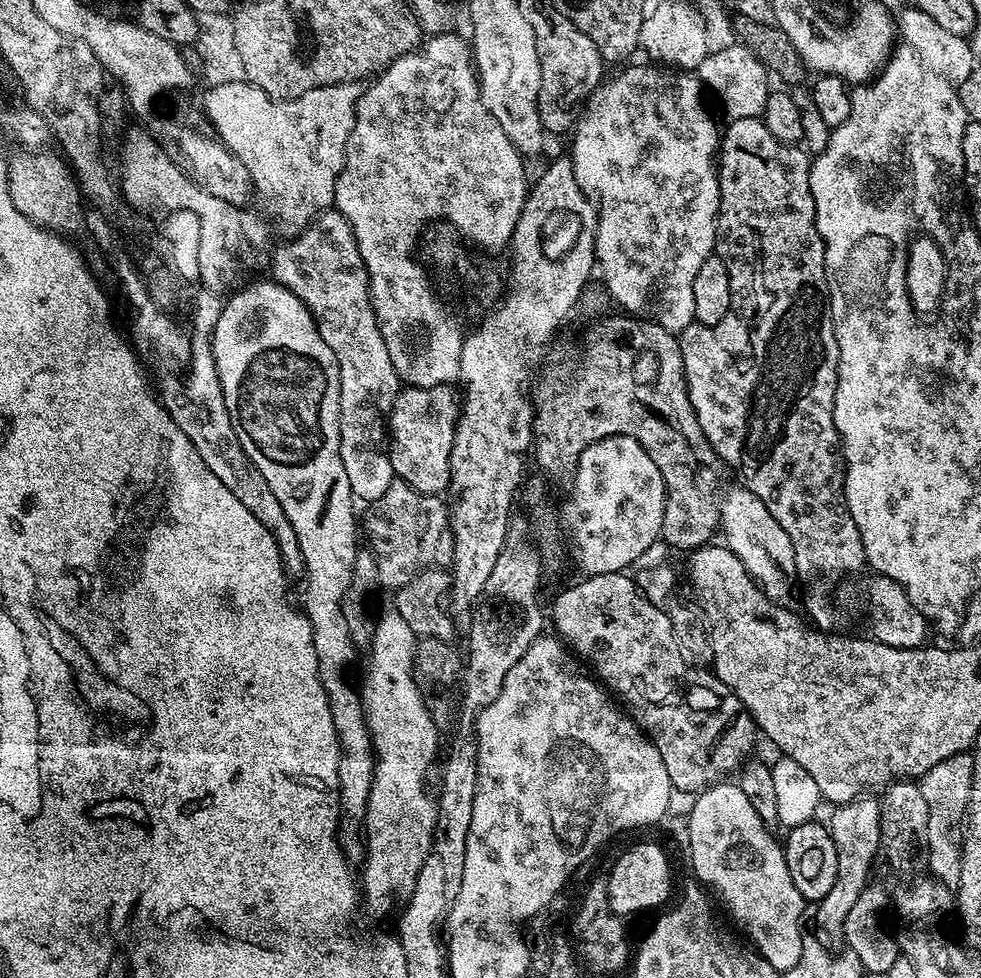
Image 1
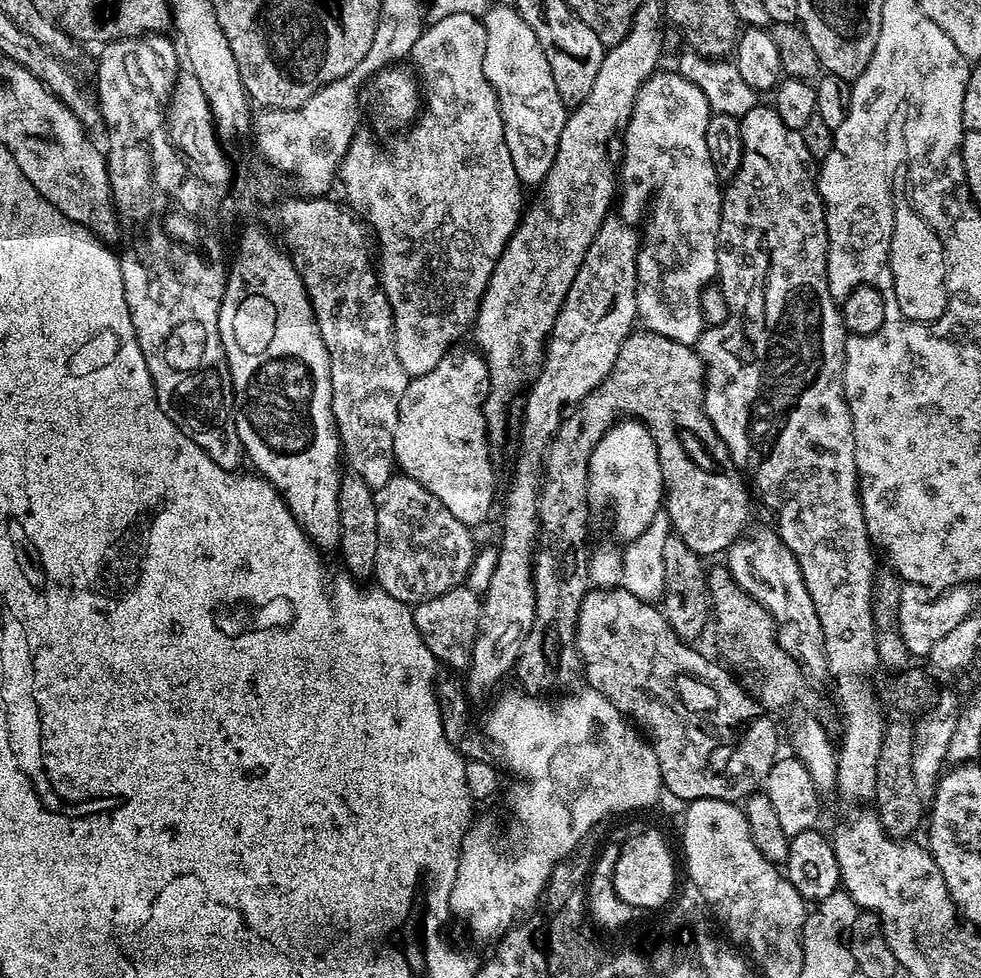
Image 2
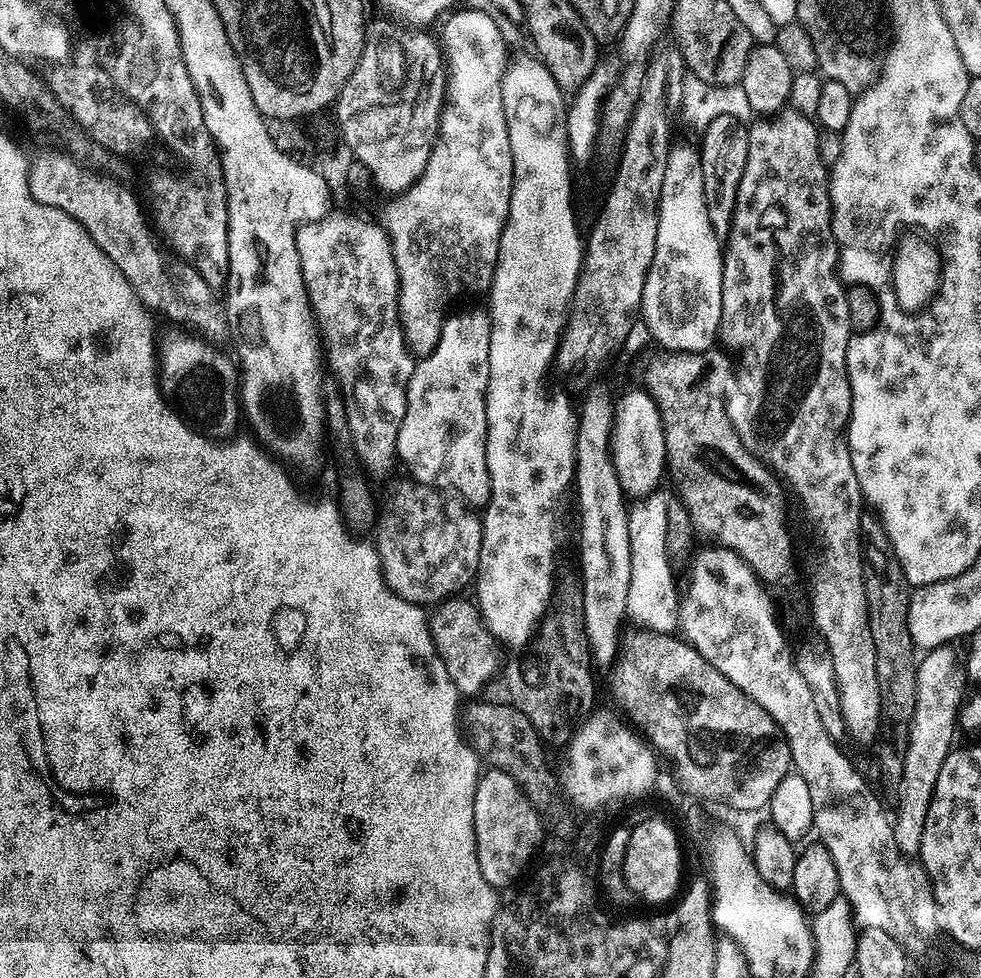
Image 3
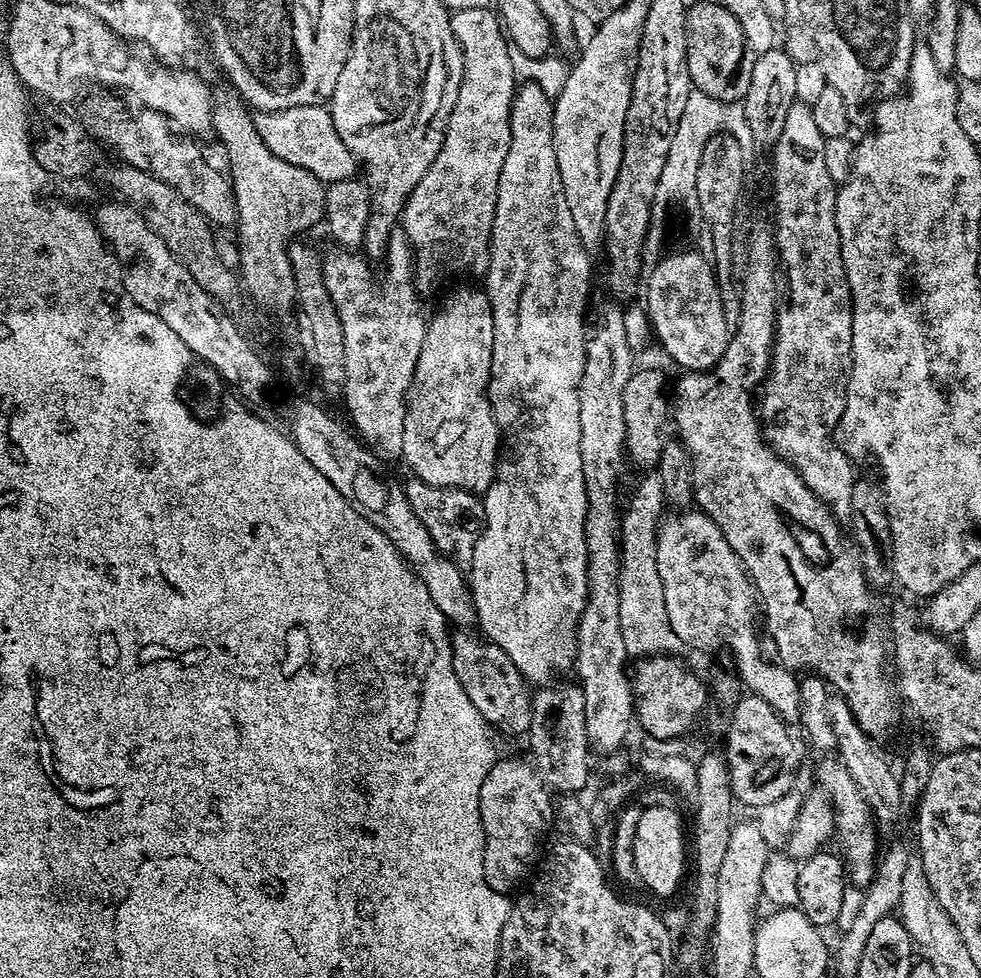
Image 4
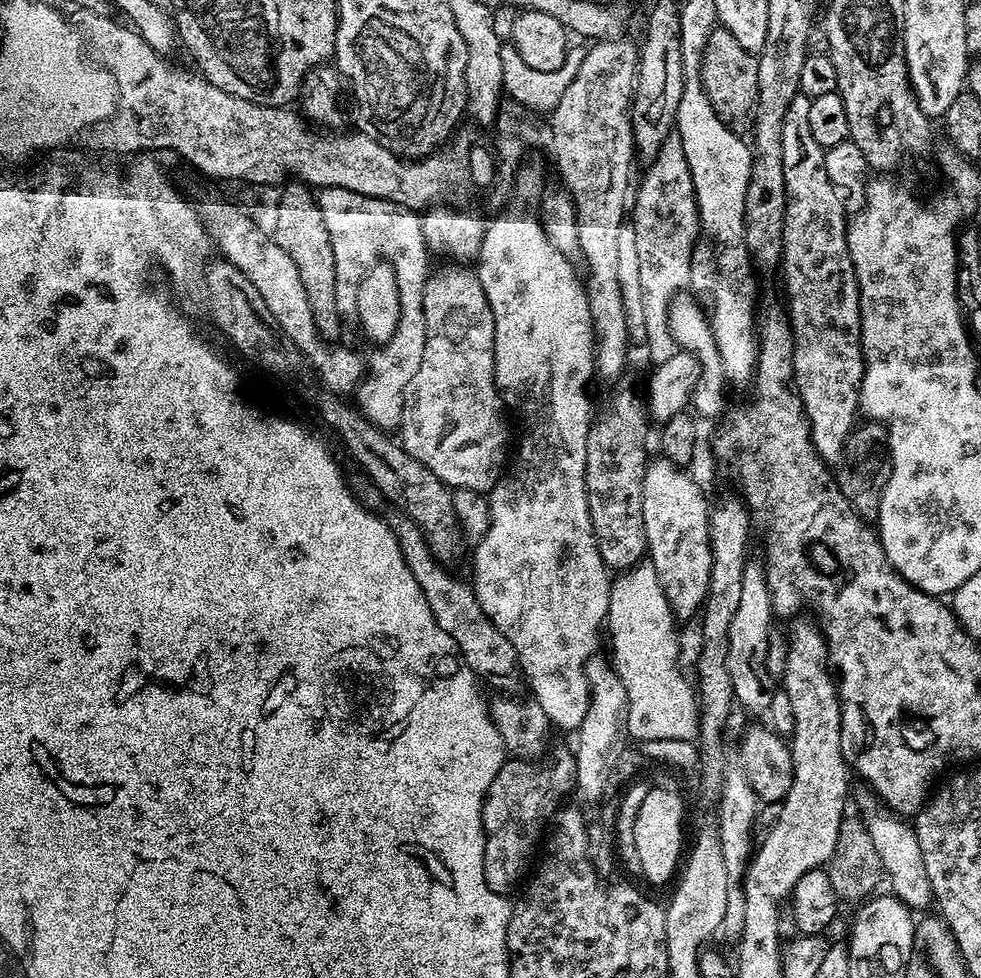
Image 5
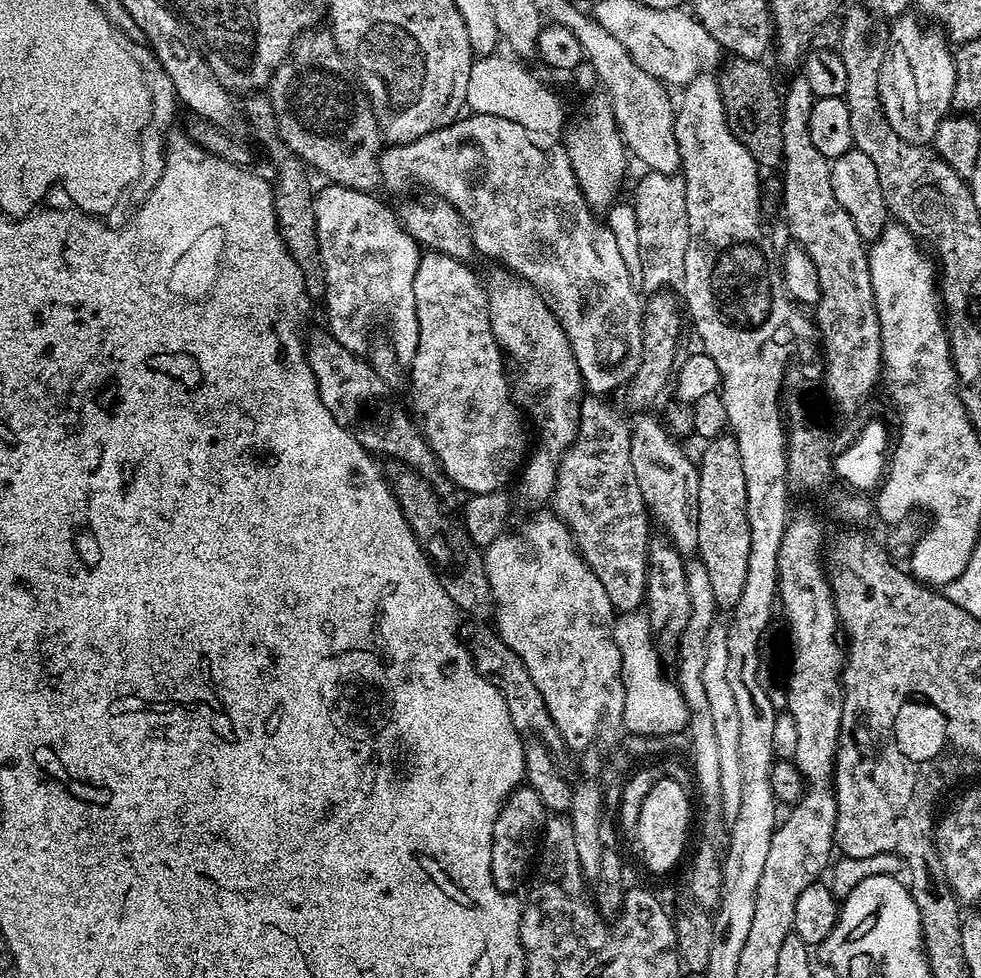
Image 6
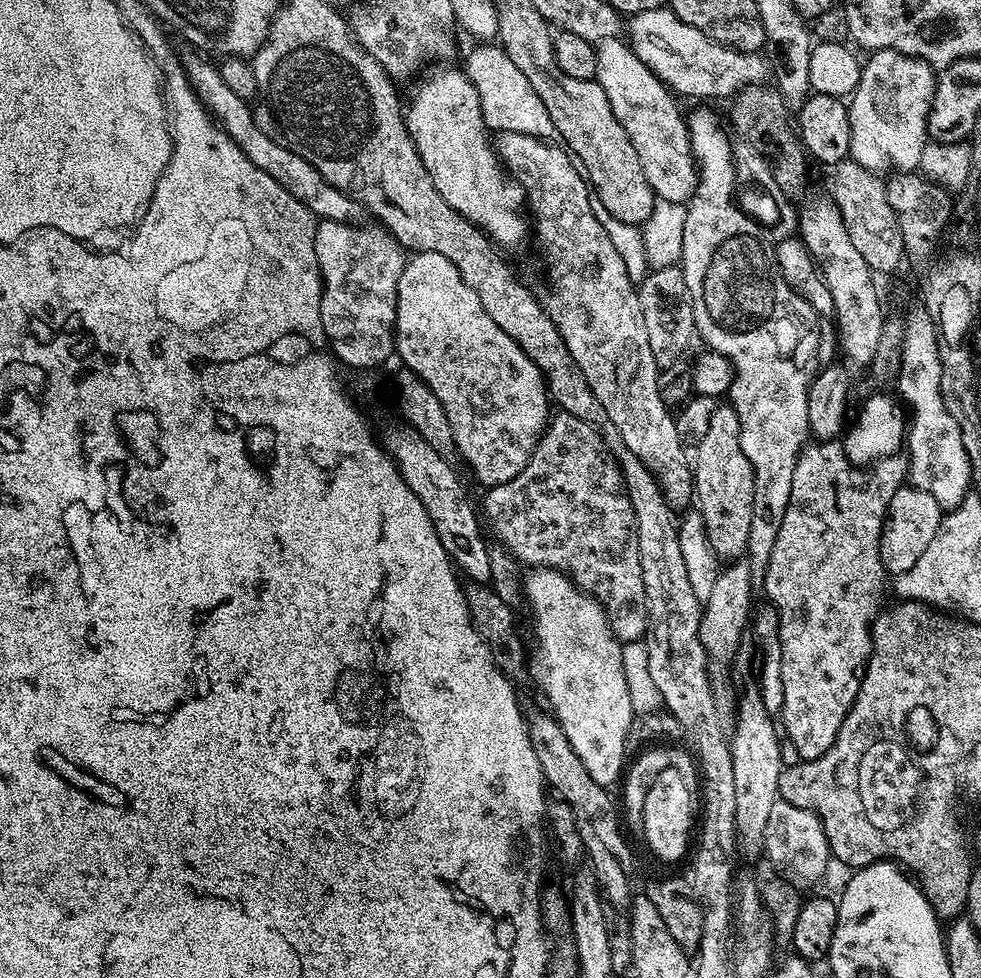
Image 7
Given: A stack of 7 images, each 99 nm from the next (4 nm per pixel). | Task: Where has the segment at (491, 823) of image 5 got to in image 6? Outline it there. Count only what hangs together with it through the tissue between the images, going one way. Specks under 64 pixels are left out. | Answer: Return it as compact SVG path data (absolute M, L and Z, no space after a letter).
M521 786L508 796L498 820L494 824L494 838L491 840L491 877L495 888L504 895L515 893L516 888L527 881L533 863L537 841L543 831L548 811L540 796L529 786Z

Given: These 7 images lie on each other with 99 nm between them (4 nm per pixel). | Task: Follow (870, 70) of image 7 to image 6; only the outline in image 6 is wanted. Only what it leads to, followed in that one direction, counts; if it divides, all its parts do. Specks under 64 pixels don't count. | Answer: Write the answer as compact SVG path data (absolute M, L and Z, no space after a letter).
M912 14L891 21L892 32L890 28L886 36L878 94L888 125L908 144L928 146L952 108L954 62L949 41L939 31L931 32L919 22Z

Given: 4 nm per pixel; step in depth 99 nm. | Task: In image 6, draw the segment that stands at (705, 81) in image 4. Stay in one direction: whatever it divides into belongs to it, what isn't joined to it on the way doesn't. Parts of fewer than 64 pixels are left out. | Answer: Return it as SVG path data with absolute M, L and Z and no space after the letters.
M729 55L718 68L720 97L726 110L726 122L734 138L738 138L738 142L742 142L746 150L750 150L761 169L779 169L784 158L780 113L782 92L781 89L776 89L771 74L762 65L760 60L747 60L741 56Z

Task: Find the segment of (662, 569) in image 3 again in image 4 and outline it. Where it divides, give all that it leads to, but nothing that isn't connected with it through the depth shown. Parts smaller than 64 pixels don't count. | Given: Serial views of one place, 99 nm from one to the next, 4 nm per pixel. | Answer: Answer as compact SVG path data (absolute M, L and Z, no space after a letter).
M650 470L641 476L642 480L621 515L619 618L623 645L632 658L676 654L682 648L680 640L669 630L662 580L658 577L657 530L662 506L666 504L662 474Z

